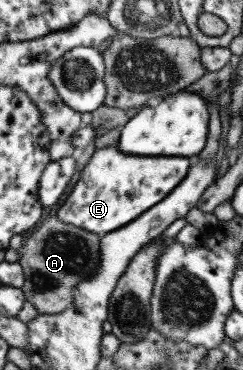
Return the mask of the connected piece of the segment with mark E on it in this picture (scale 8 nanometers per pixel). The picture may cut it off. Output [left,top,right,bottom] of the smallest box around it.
[57,146,193,235]

